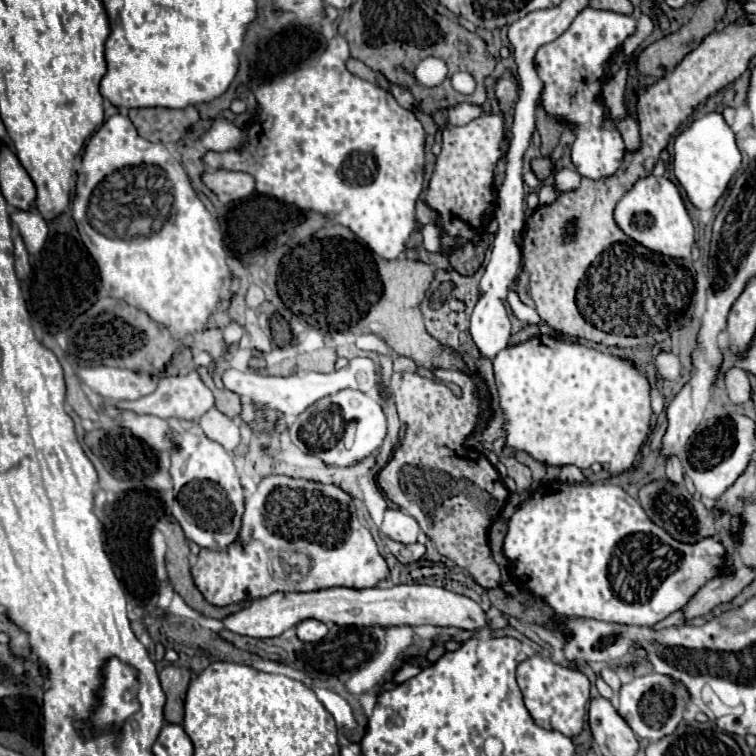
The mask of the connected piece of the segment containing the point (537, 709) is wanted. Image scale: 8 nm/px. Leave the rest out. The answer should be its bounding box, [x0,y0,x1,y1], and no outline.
[516,655,590,737]

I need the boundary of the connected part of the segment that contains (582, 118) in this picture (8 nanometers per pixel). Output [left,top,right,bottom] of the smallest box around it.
[536,7,636,179]

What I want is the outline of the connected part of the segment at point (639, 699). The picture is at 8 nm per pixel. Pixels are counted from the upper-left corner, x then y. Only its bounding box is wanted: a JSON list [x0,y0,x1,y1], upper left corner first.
[618,673,688,741]

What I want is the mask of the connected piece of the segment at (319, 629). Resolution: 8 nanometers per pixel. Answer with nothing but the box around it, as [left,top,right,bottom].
[296,621,328,641]

